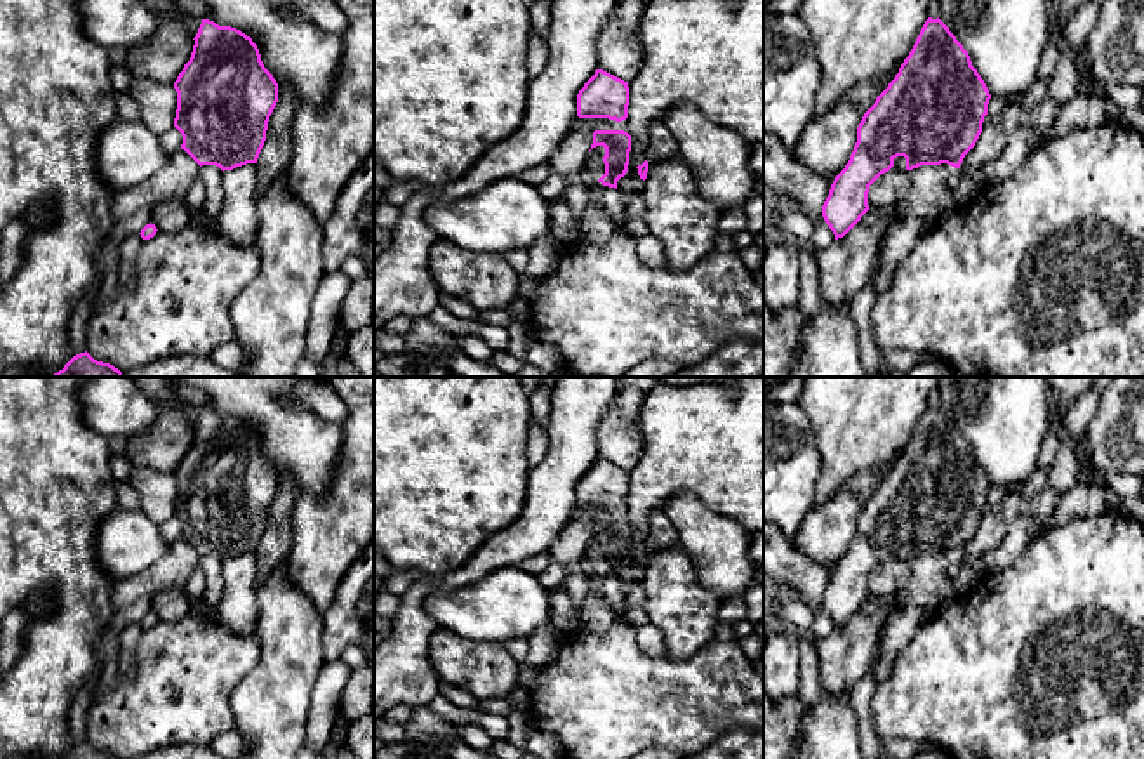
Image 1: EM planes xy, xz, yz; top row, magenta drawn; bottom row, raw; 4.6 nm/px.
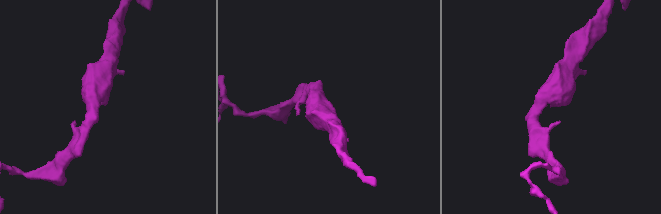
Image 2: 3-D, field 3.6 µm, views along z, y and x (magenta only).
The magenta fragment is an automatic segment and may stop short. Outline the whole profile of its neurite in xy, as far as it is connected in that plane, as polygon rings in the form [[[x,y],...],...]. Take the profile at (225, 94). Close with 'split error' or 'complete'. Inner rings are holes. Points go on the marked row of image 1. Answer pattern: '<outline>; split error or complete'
[[[202,19],[193,52],[174,89],[177,109],[174,127],[183,135],[184,149],[200,167],[216,165],[223,172],[257,163],[266,141],[269,116],[278,102],[278,83],[264,68],[257,45],[231,26]]]; complete

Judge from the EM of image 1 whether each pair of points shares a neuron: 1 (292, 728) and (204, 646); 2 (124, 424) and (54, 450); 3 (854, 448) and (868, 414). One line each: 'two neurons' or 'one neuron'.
1: two neurons
2: two neurons
3: one neuron

